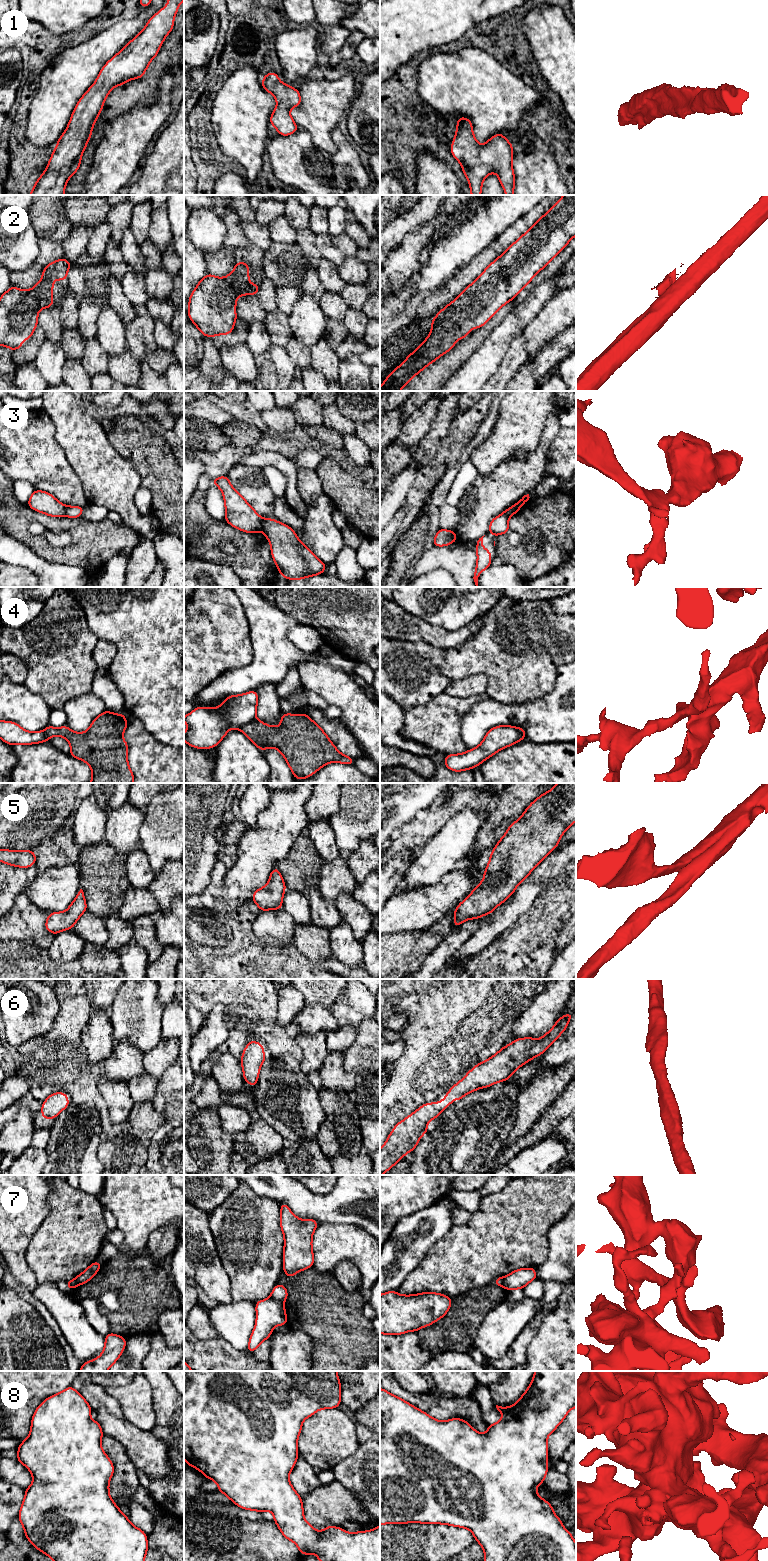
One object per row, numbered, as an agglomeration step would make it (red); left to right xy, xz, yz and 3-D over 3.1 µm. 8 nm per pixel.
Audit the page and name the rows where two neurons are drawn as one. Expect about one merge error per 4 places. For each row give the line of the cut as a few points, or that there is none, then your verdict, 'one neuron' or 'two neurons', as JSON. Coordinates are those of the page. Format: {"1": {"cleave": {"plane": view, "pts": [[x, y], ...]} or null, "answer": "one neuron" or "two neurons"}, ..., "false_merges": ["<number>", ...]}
{"1": {"cleave": null, "answer": "one neuron"}, "2": {"cleave": {"plane": "xz", "pts": [[225, 277], [231, 287], [232, 297], [235, 301]]}, "answer": "two neurons"}, "3": {"cleave": {"plane": "xz", "pts": [[261, 519], [263, 530]]}, "answer": "two neurons"}, "4": {"cleave": {"plane": "xz", "pts": [[255, 718], [239, 728]]}, "answer": "two neurons"}, "5": {"cleave": null, "answer": "one neuron"}, "6": {"cleave": null, "answer": "one neuron"}, "7": {"cleave": {"plane": "xz", "pts": [[270, 1296], [282, 1302]]}, "answer": "two neurons"}, "8": {"cleave": null, "answer": "one neuron"}, "false_merges": ["2", "3", "4", "7"]}

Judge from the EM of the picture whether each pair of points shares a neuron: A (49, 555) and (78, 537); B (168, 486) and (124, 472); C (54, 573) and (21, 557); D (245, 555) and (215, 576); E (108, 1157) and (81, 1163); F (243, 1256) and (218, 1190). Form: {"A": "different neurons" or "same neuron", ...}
{"A": "same neuron", "B": "different neurons", "C": "same neuron", "D": "different neurons", "E": "different neurons", "F": "different neurons"}

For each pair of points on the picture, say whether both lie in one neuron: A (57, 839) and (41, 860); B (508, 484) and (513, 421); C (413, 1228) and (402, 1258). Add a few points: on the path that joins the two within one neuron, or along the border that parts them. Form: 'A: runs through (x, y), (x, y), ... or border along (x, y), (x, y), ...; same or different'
A: runs through (57, 844), (46, 855); same
B: border along (533, 452), (524, 458), (507, 458), (491, 472); different
C: runs through (413, 1235), (406, 1251); same

